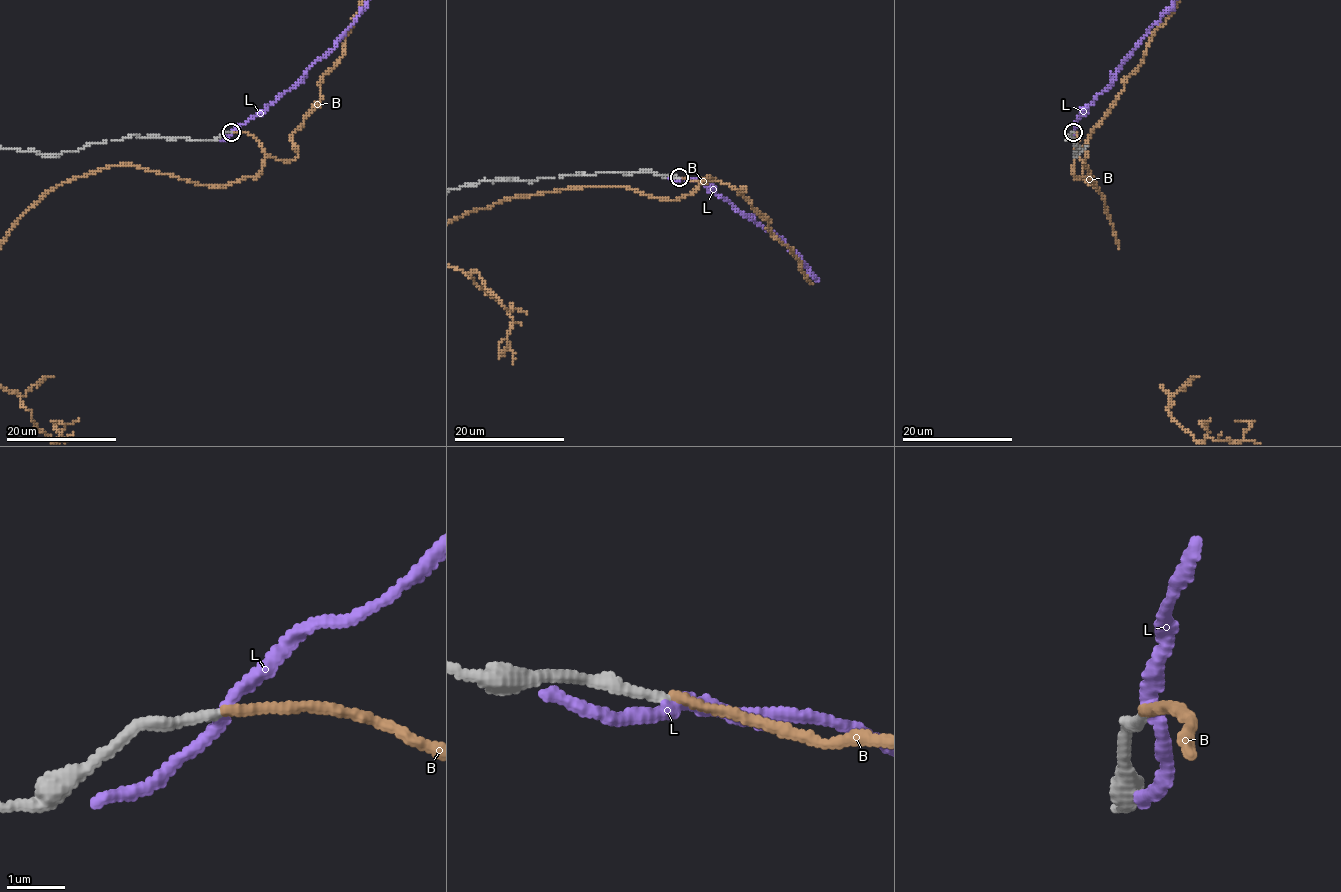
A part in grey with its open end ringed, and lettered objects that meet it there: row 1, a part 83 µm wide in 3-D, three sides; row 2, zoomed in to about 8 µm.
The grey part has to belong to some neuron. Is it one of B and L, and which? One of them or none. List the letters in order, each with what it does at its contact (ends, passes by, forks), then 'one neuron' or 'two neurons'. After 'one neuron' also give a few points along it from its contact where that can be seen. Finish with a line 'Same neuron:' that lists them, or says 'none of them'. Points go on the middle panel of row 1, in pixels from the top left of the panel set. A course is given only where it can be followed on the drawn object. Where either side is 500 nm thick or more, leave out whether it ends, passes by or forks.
B: it ends; one neuron
L: it passes by; two neurons
Same neuron: B

